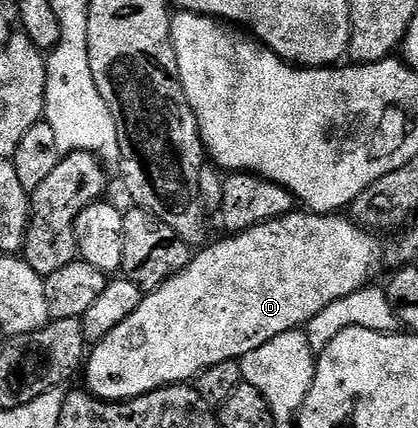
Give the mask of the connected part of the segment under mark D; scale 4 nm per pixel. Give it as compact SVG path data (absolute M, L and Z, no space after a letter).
M294 210L289 216L245 232L225 235L225 240L201 247L181 272L162 282L162 286L151 289L126 322L114 326L106 338L91 345L82 369L87 391L97 400L119 402L133 400L169 384L195 381L202 370L218 366L218 362L241 361L250 350L266 346L270 338L303 329L338 298L369 287L384 264L384 244L380 241L383 239L342 217Z

